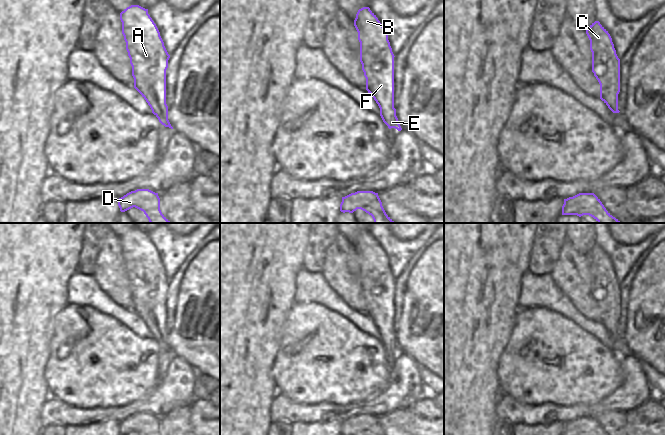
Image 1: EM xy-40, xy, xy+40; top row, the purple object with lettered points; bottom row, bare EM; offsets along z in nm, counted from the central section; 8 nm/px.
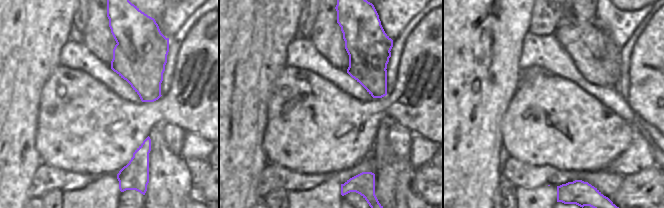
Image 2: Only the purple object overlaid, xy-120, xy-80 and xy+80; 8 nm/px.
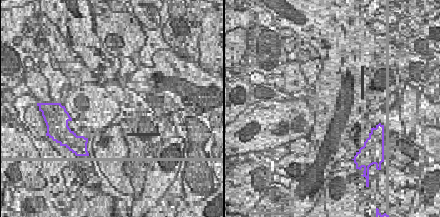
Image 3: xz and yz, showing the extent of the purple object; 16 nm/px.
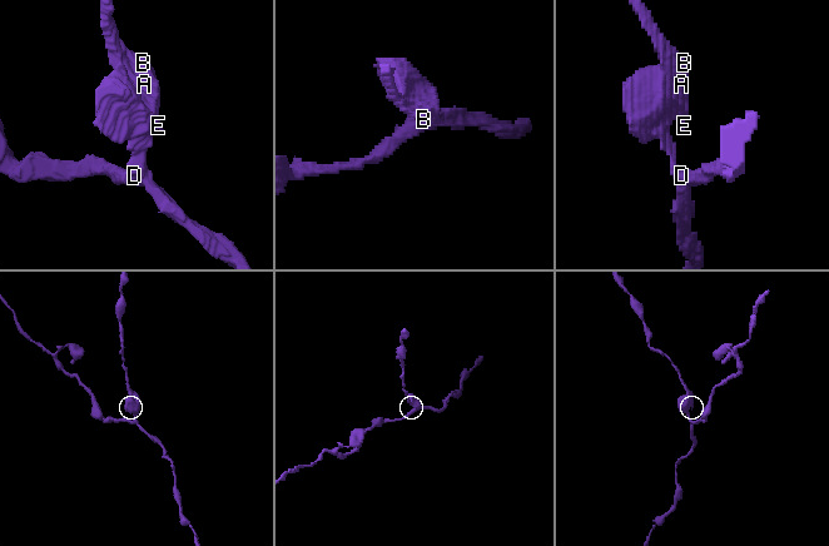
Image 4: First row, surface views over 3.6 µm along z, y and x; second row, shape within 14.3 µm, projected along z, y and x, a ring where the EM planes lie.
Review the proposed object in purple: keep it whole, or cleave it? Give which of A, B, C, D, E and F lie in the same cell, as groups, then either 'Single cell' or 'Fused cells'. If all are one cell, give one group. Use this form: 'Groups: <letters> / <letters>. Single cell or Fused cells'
Groups: A B C E F / D. Fused cells.

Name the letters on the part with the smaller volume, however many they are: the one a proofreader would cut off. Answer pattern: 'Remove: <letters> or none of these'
Remove: A, B, C, E, F

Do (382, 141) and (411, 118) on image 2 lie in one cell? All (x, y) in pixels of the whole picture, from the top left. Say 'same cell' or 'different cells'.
different cells

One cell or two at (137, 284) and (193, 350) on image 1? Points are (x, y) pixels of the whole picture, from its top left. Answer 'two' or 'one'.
two

